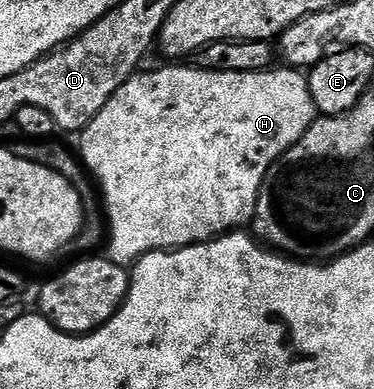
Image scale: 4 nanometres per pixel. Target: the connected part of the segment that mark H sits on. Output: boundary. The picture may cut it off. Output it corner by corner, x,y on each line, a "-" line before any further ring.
166,64
163,70
154,70
151,74
142,74
143,72
135,73
133,78
128,79
118,91
111,96
108,104
104,104
104,108
97,116
86,125
86,129
81,131
82,138
82,154
80,150
80,161
87,171
92,175
93,181
100,187
101,197
104,199
104,210
108,215
108,246
110,242
110,251
108,257
111,262
117,266
129,267
131,264
143,258
145,254
150,254
154,250
177,250
180,246
197,246
200,242
209,242
210,239
219,237
223,234
228,234
237,231
239,228
246,228
253,223
254,213
256,212
256,200
258,193
262,187
262,181
266,179
268,168
277,158
284,152
288,152
288,148
292,148
292,144
296,144
300,140
300,136
304,136
304,132
308,129
316,117
314,101
312,100
312,92
310,91
310,83
307,75
302,74
298,70
274,70
275,68
267,68
264,70
219,70
217,68
205,68
206,70
185,70
185,65
182,64

